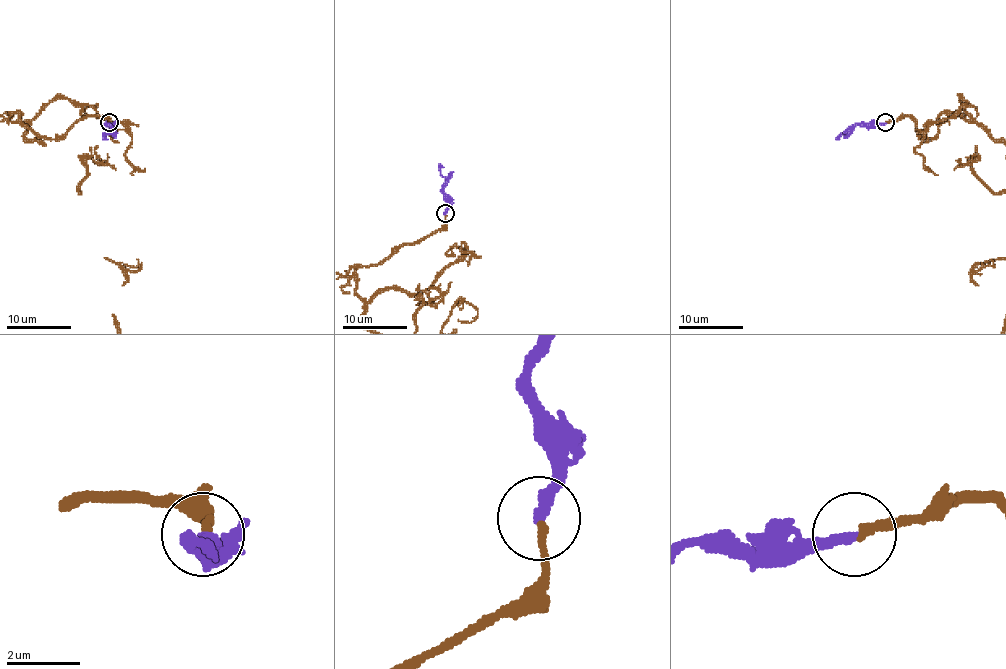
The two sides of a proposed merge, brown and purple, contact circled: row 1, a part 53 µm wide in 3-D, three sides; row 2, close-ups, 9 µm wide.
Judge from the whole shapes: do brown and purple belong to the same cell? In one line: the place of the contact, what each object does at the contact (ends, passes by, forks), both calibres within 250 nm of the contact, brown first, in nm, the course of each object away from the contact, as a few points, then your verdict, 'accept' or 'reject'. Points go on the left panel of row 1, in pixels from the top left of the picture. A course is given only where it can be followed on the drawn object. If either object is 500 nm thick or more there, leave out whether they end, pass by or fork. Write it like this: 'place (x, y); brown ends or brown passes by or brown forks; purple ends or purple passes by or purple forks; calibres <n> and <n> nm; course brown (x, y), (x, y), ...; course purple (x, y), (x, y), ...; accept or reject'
place (109, 122); brown ends; purple ends; calibres 240 and 280 nm; course purple (109, 123), (111, 128), (102, 139); reject

